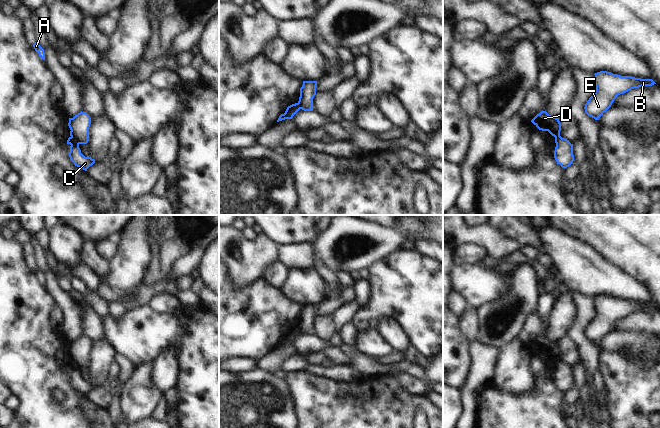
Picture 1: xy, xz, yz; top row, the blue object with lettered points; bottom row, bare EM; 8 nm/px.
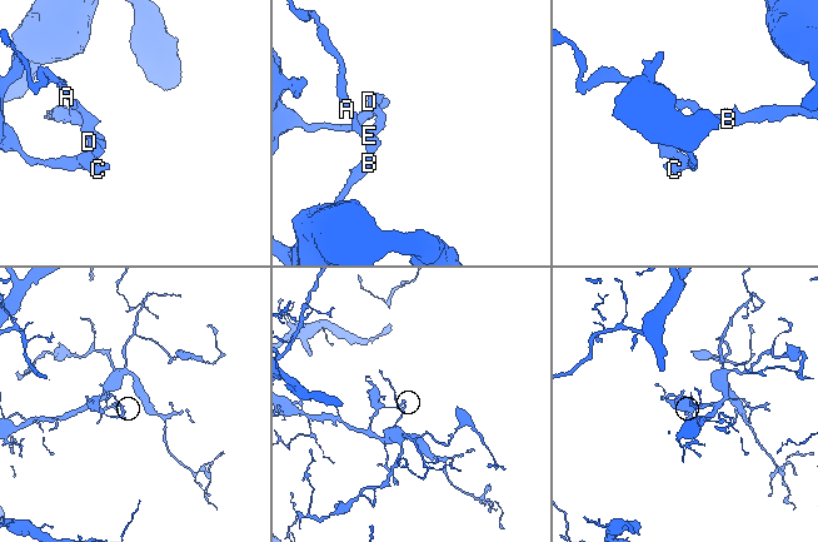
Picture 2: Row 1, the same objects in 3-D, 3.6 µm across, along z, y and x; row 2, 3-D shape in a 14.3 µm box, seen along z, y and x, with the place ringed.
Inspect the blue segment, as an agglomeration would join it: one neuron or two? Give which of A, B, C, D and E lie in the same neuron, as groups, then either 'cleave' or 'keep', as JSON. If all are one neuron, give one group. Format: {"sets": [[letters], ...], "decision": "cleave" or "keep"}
{"sets": [["A", "B", "D", "E"], ["C"]], "decision": "cleave"}

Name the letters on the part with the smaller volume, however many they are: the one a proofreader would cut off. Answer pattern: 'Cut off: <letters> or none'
Cut off: A, B, D, E

